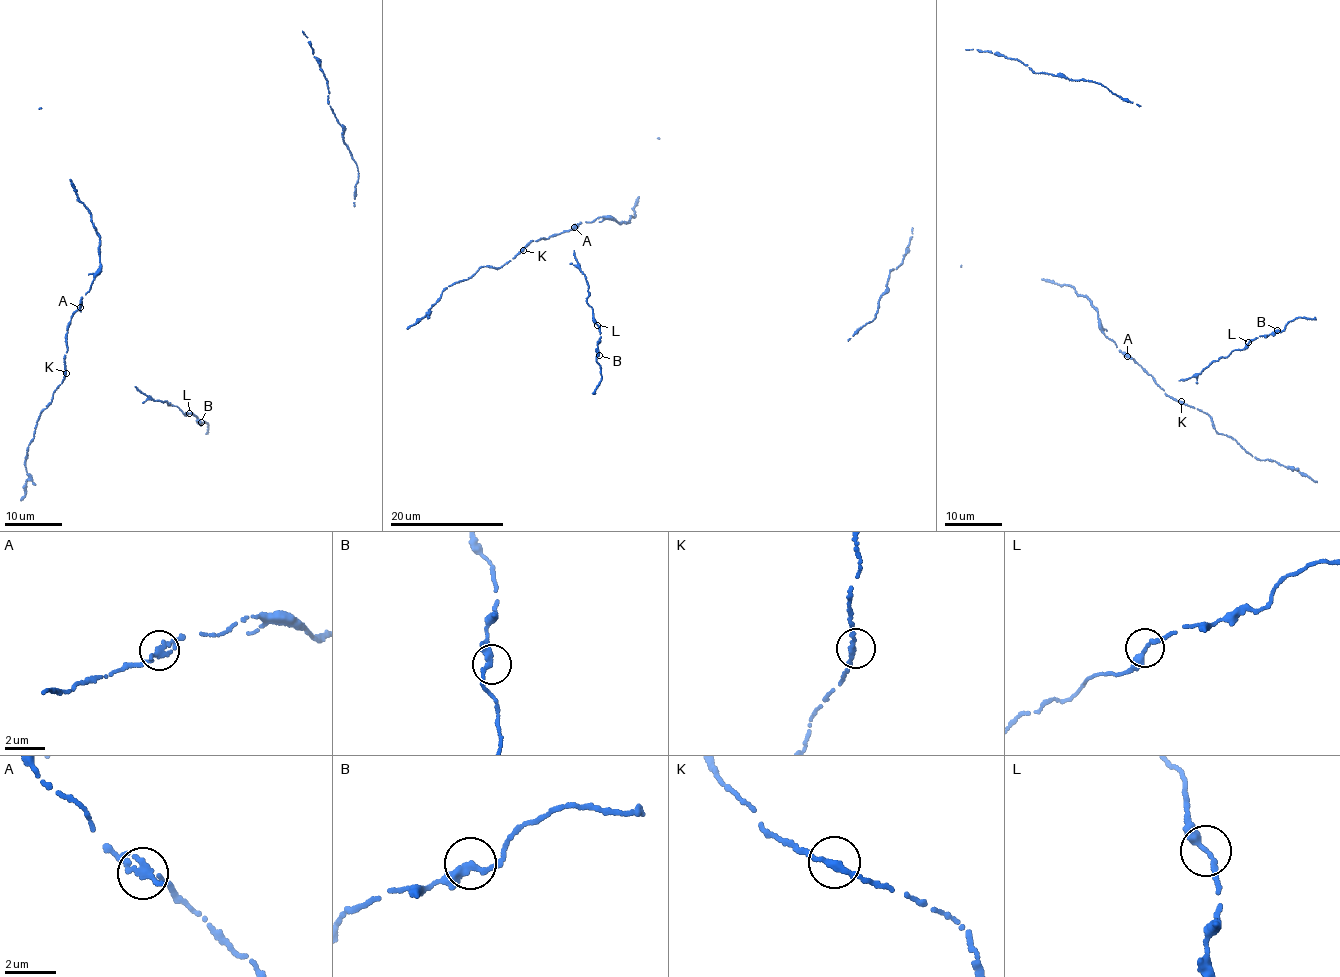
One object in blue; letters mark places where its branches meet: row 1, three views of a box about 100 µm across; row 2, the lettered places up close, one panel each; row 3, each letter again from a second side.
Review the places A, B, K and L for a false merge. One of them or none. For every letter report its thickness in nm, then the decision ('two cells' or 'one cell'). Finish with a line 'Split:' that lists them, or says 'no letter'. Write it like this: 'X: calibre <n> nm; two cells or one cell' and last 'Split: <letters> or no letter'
A: calibre 280 nm; one cell
B: calibre 280 nm; one cell
K: calibre 240 nm; one cell
L: calibre 280 nm; one cell
Split: no letter

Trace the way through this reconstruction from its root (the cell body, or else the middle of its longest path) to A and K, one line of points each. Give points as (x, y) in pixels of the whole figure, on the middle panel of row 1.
A: (629, 221), (618, 223), (605, 216), (574, 227)
K: (629, 221), (618, 223), (612, 217), (599, 217), (545, 239), (533, 240), (523, 250)

